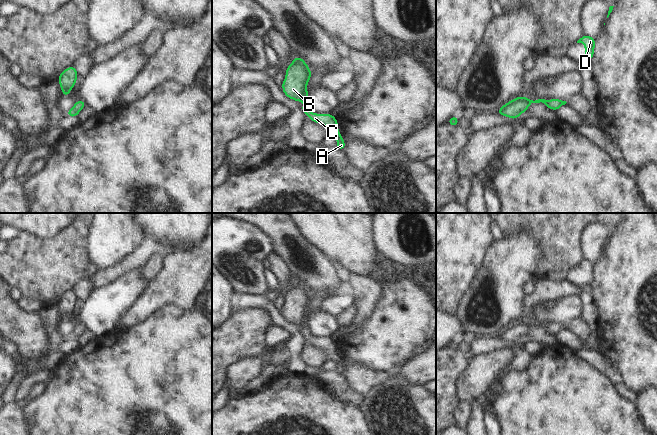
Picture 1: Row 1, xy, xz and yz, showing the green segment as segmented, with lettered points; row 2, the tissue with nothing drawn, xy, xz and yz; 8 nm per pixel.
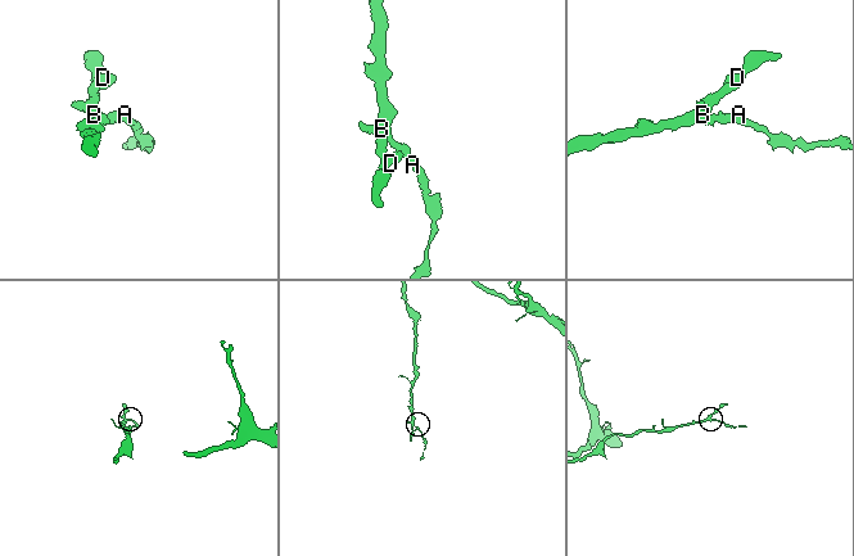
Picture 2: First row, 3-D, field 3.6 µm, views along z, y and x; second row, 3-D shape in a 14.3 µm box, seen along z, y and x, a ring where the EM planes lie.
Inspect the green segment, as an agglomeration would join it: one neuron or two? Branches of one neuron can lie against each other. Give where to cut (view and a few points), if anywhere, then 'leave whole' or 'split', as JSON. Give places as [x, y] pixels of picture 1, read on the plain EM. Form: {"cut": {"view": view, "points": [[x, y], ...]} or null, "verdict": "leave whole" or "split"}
{"cut": null, "verdict": "leave whole"}

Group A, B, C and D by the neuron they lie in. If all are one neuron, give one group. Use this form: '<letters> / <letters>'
A B C D

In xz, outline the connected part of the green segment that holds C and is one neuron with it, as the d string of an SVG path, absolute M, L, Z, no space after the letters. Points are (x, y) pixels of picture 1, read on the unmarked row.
M297 279L293 286L286 292L286 302L282 307L282 314L288 322L297 326L303 325L304 329L301 331L301 334L305 340L309 340L313 346L325 349L328 360L337 362L336 371L344 375L346 368L338 355L337 343L332 338L312 337L308 332L308 314L306 310L311 299L312 296L306 286Z

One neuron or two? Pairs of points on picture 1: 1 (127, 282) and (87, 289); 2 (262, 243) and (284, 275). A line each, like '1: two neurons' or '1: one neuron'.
1: two neurons
2: two neurons

